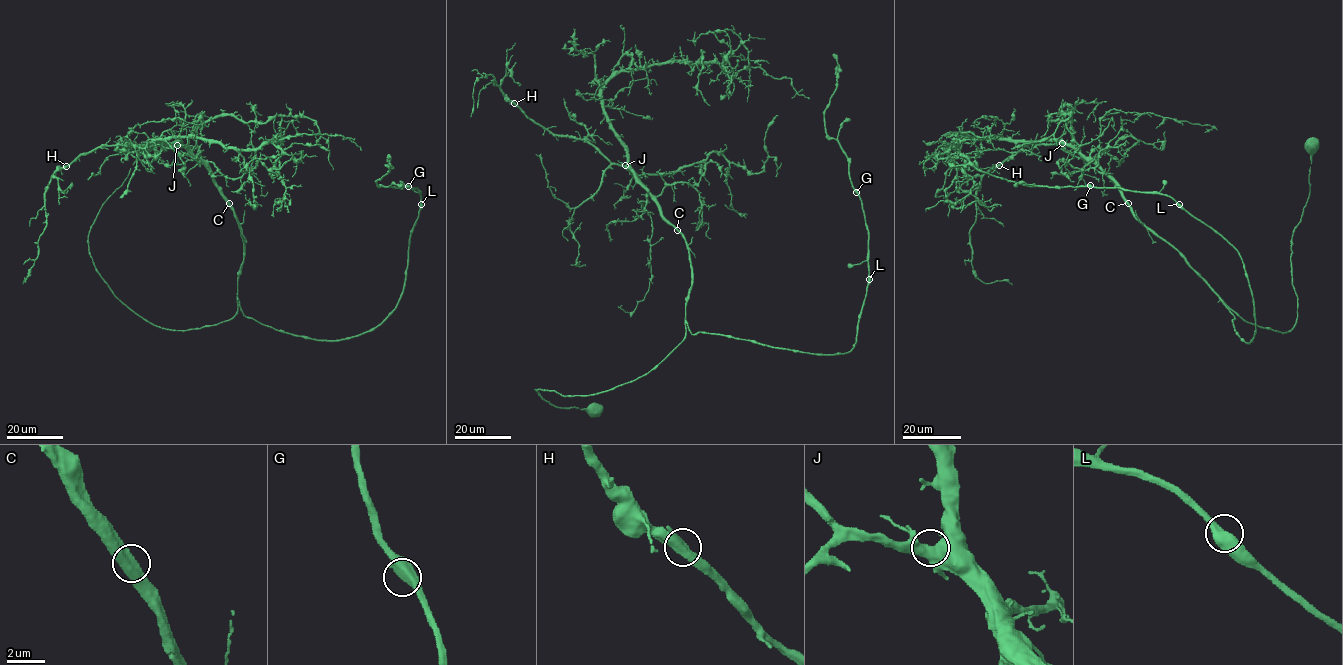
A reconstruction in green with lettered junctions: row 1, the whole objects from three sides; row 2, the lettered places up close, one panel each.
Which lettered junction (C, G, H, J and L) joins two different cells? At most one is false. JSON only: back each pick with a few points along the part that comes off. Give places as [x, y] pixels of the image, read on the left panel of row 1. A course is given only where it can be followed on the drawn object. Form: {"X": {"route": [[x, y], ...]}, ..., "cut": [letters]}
{"cut": []}

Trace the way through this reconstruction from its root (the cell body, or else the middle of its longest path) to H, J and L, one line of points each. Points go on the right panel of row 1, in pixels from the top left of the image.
H: (1311, 144), (1310, 193), (1291, 247), (1297, 318), (1287, 332), (1237, 315), (1067, 143), (1028, 143), (999, 165)
J: (1311, 144), (1310, 193), (1291, 247), (1297, 318), (1280, 332), (1237, 315), (1138, 219), (1106, 175), (1062, 143)
L: (1311, 144), (1289, 331), (1222, 302), (1239, 337), (1249, 343), (1255, 328), (1239, 253), (1179, 204)

